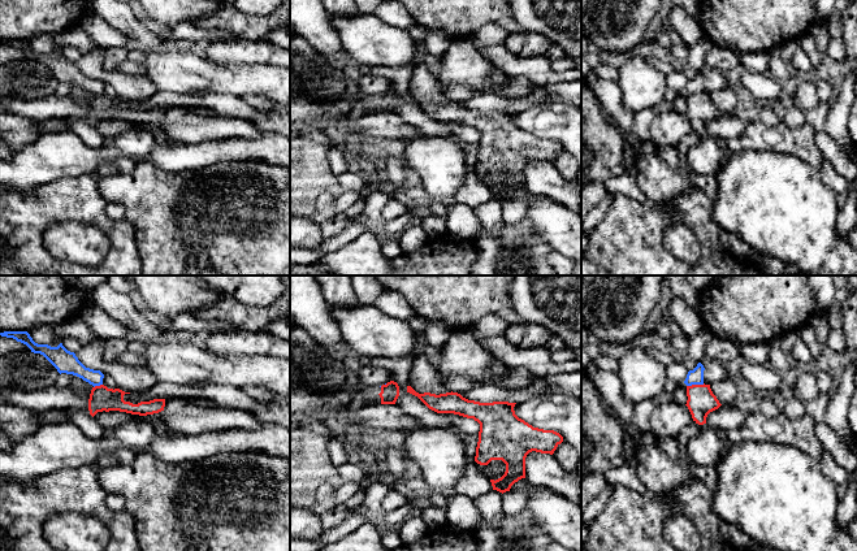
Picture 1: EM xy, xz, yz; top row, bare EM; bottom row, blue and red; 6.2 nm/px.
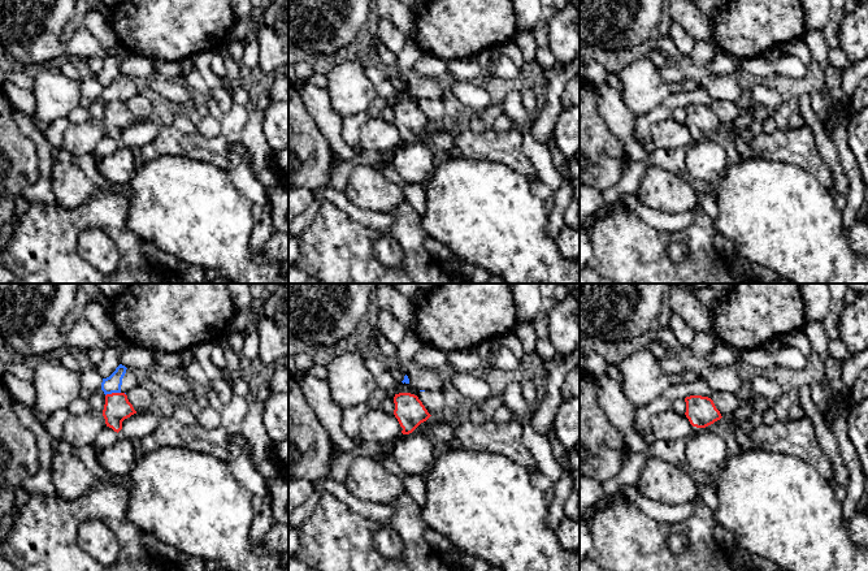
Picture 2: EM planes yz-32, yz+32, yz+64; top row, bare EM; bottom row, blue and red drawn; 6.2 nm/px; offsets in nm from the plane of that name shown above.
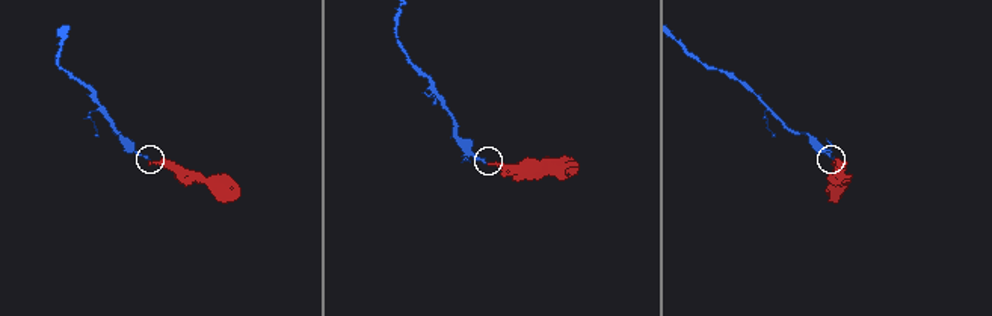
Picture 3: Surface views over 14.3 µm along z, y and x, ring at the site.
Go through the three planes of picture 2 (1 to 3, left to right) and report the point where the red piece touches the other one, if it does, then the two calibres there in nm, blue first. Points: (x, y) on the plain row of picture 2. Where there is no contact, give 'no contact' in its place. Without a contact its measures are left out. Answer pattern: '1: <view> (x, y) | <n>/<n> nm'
1: yz-32 (112, 100) | 110/160 nm
2: no contact
3: no contact

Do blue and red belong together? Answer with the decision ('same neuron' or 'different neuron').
different neuron

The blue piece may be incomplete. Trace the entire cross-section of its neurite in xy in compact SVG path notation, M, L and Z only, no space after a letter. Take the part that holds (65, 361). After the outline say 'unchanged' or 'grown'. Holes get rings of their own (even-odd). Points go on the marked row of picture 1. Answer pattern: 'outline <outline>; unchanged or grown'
outline M4 331L0 333L0 335L13 338L17 342L26 344L31 350L31 352L43 355L57 369L60 374L66 373L77 376L94 387L103 385L104 374L100 370L86 368L78 360L75 353L68 351L62 346L62 343L60 343L57 347L38 344L33 340L27 331Z; unchanged

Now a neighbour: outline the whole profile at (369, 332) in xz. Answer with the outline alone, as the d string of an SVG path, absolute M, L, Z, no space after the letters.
M362 303L352 308L329 307L329 312L342 339L360 355L380 360L417 357L411 326L377 307Z

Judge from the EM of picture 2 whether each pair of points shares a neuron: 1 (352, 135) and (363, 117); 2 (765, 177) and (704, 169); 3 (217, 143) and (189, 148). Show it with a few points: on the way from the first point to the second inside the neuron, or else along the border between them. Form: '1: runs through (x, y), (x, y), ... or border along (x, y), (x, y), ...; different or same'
1: runs through (352, 132), (352, 128), (359, 121); same
2: border along (729, 167), (715, 189); different
3: runs through (211, 148), (195, 148); same

